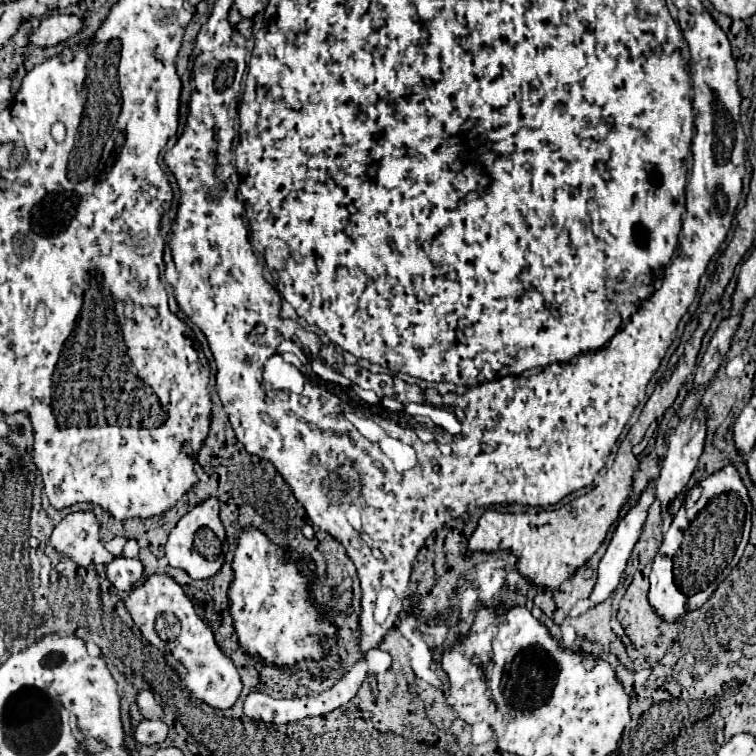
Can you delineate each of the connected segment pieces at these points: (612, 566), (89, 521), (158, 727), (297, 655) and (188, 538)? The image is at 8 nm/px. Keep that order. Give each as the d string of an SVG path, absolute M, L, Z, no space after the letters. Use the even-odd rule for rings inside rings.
M649 483L649 485L641 491L637 503L635 503L635 505L627 511L627 515L617 523L617 529L615 529L615 533L613 533L613 537L611 537L611 541L609 541L609 547L607 547L607 551L605 551L601 563L599 563L599 569L597 569L597 583L595 583L595 587L593 587L593 593L589 595L589 605L591 605L591 607L603 603L603 601L615 591L615 587L619 585L619 581L621 581L621 577L623 577L623 571L625 571L625 565L627 565L627 559L629 559L629 555L631 555L631 551L633 551L633 547L635 547L637 539L639 539L641 527L643 527L643 523L645 523L645 519L647 519L647 509L649 509L649 505L655 501L653 487L655 487L655 483Z
M75 511L61 519L53 529L51 545L77 565L113 561L113 555L101 543L99 521L93 511Z
M141 721L135 729L135 739L141 745L159 745L167 737L167 725L165 721Z
M257 527L241 529L235 535L235 551L233 551L233 581L229 583L227 597L229 597L229 615L233 617L233 629L237 635L239 649L247 653L253 659L265 661L265 665L281 667L281 669L293 669L299 661L313 659L321 661L329 655L329 641L337 635L339 627L329 621L329 607L319 605L309 589L311 581L315 581L315 561L307 561L305 557L293 559L287 557L285 549L281 549L277 543L269 541L265 533L261 533Z
M209 497L203 503L195 505L173 527L165 543L165 557L169 559L171 567L187 571L193 579L209 579L223 565L223 549L227 549L227 539L223 523L219 519L219 501L217 497Z

